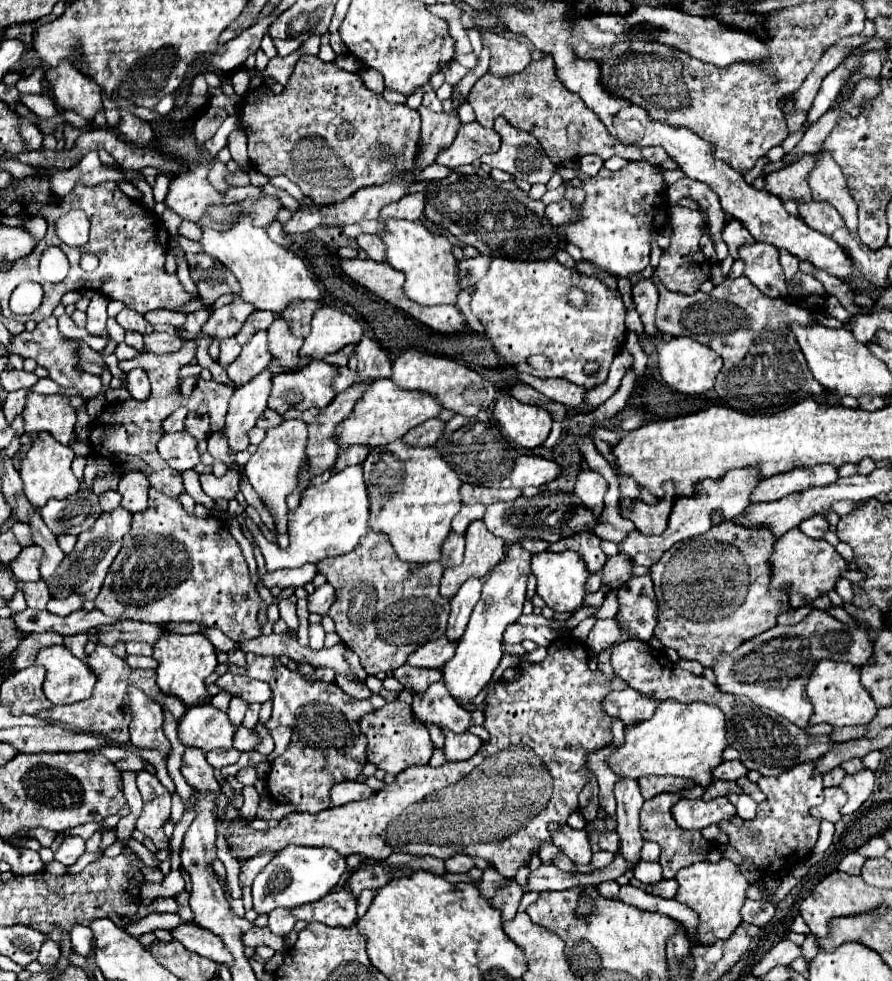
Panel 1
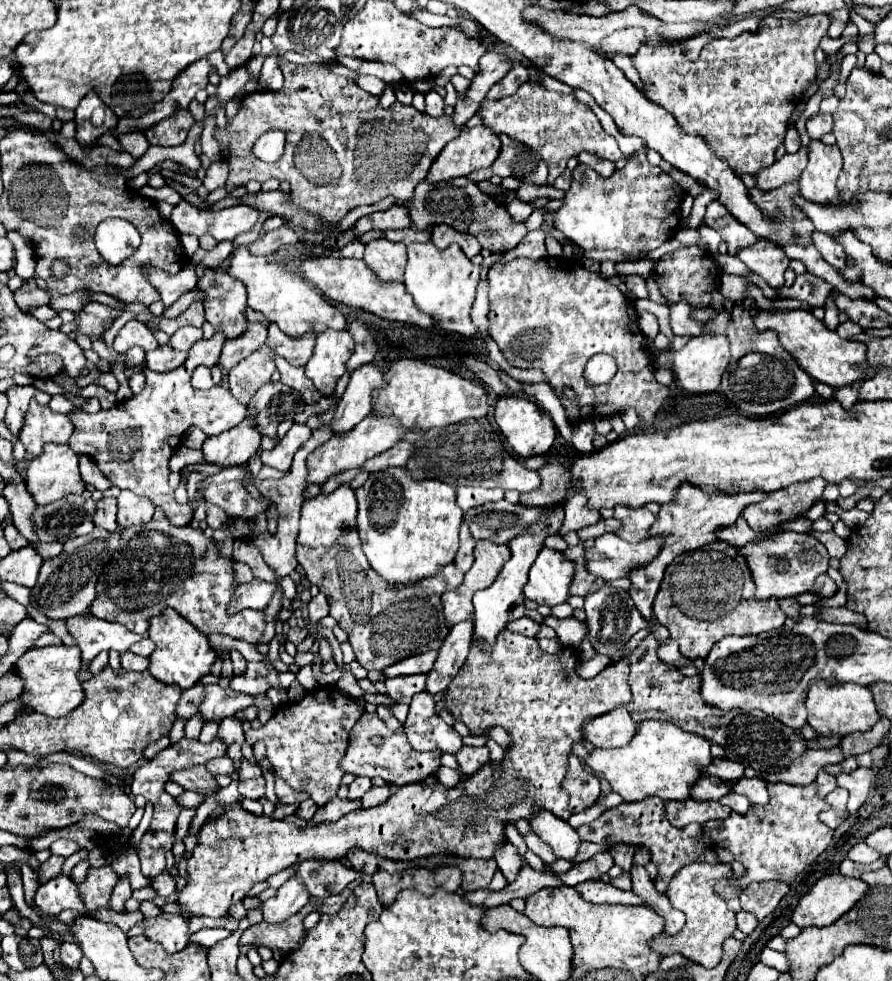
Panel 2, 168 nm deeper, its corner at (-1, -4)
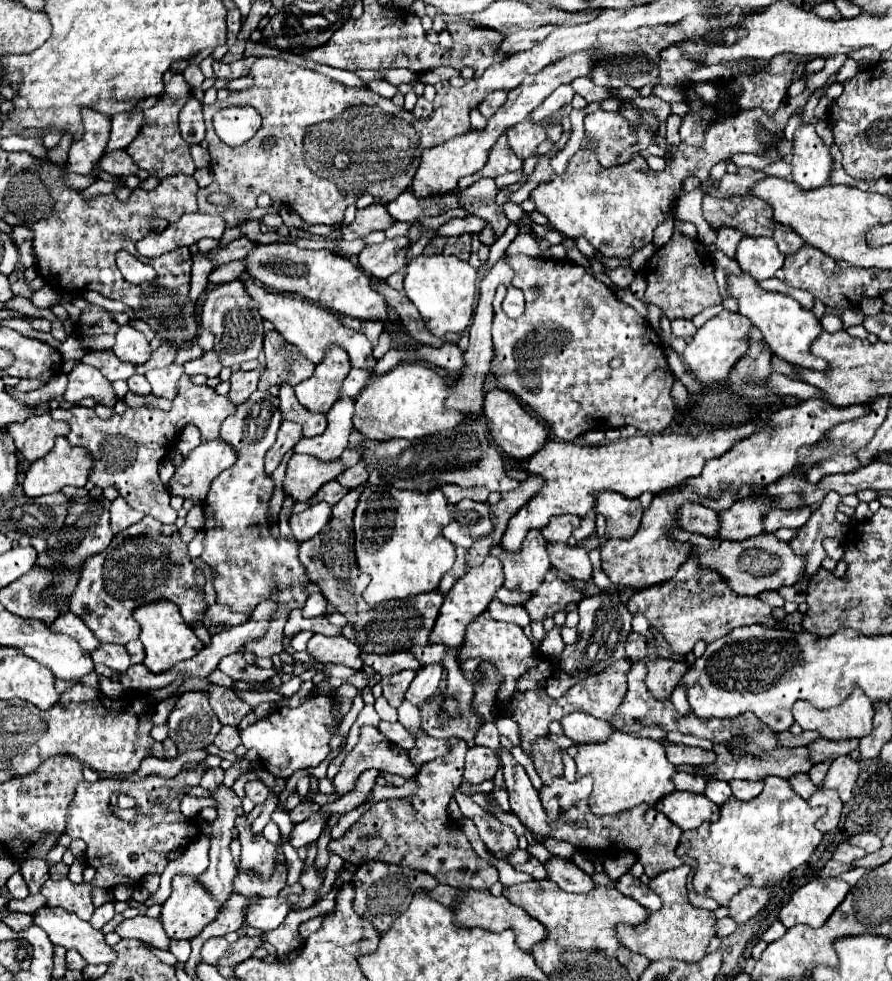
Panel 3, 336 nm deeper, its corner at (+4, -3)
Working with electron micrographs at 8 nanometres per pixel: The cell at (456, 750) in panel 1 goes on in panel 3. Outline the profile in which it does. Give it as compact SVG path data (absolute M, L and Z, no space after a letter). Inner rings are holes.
M469 747L465 755L465 781L483 783L491 781L499 769L499 757L489 747Z

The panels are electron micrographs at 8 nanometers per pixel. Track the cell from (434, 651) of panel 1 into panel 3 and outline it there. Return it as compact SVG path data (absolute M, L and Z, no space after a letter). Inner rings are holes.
M361 653L361 659L365 665L373 667L379 675L393 675L403 669L419 669L419 661L411 653L391 653L391 655L375 655L375 653Z

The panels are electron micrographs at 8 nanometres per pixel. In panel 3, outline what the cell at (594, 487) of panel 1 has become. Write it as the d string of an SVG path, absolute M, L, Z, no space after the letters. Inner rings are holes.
M559 515L559 517L551 517L551 521L547 523L547 527L541 529L545 541L549 543L557 543L557 541L567 541L571 531L579 525L579 517L575 515Z

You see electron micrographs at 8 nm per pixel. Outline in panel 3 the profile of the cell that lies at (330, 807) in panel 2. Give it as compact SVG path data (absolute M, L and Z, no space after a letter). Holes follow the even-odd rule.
M315 813L313 817L309 817L307 821L303 821L303 823L297 823L295 827L293 827L293 831L291 831L291 845L295 847L295 849L299 849L299 847L303 847L303 845L309 845L309 843L313 843L313 841L317 841L319 839L319 835L321 835L321 829L323 829L323 823L325 823L325 819L319 815L319 813Z

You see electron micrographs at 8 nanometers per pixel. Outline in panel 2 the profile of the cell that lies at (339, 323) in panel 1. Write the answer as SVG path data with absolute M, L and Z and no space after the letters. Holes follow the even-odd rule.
M324 330L318 334L314 352L306 364L306 376L324 396L332 396L352 352L354 338L348 330Z

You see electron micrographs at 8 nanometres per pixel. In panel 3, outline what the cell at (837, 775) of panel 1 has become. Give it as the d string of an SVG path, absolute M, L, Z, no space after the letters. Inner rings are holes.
M797 773L797 775L789 777L787 781L789 781L791 789L793 789L799 797L803 797L803 799L809 799L809 797L811 797L811 793L813 793L813 791L817 791L817 787L811 783L811 779L809 779L809 775L807 775L807 773Z

